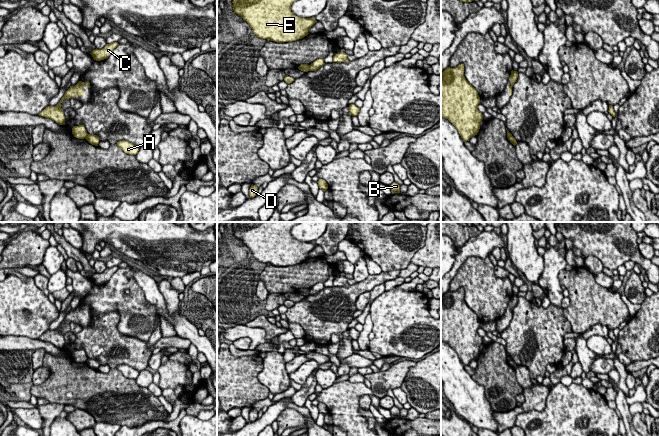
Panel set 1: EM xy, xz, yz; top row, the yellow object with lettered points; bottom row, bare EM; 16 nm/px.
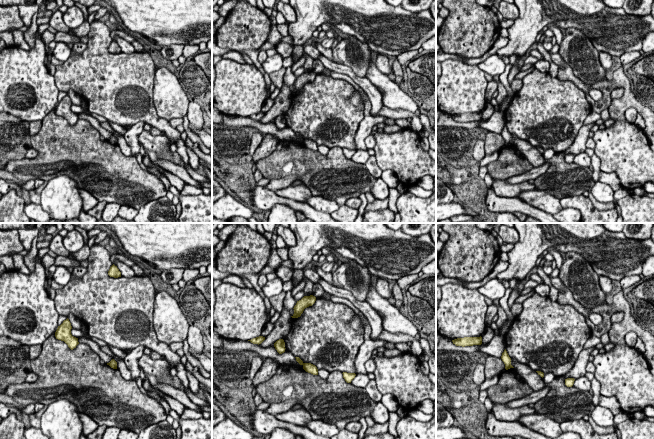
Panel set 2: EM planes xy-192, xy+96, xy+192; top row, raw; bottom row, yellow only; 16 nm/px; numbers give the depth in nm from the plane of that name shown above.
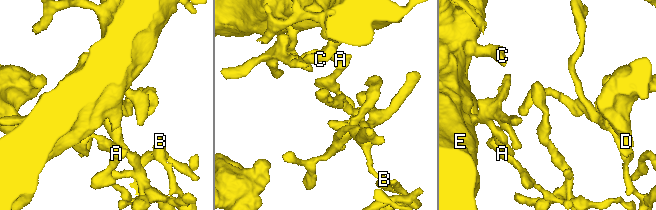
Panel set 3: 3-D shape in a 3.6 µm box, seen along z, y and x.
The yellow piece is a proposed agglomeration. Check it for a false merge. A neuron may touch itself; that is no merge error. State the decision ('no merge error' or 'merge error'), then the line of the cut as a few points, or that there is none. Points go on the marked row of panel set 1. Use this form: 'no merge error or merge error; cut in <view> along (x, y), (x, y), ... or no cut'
merge error; cut in xz along (310, 65), (308, 70)

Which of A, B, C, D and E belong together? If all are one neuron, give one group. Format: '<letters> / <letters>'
A B / C D E

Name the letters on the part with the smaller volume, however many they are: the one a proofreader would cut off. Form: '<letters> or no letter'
A, B

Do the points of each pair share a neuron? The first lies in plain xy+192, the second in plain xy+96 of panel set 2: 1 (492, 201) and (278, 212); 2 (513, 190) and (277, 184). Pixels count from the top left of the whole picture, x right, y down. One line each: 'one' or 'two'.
1: two
2: two

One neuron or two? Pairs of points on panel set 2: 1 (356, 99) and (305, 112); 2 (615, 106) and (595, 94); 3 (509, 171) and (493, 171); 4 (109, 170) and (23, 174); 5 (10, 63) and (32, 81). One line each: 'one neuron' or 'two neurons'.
1: two neurons
2: two neurons
3: one neuron
4: one neuron
5: one neuron

